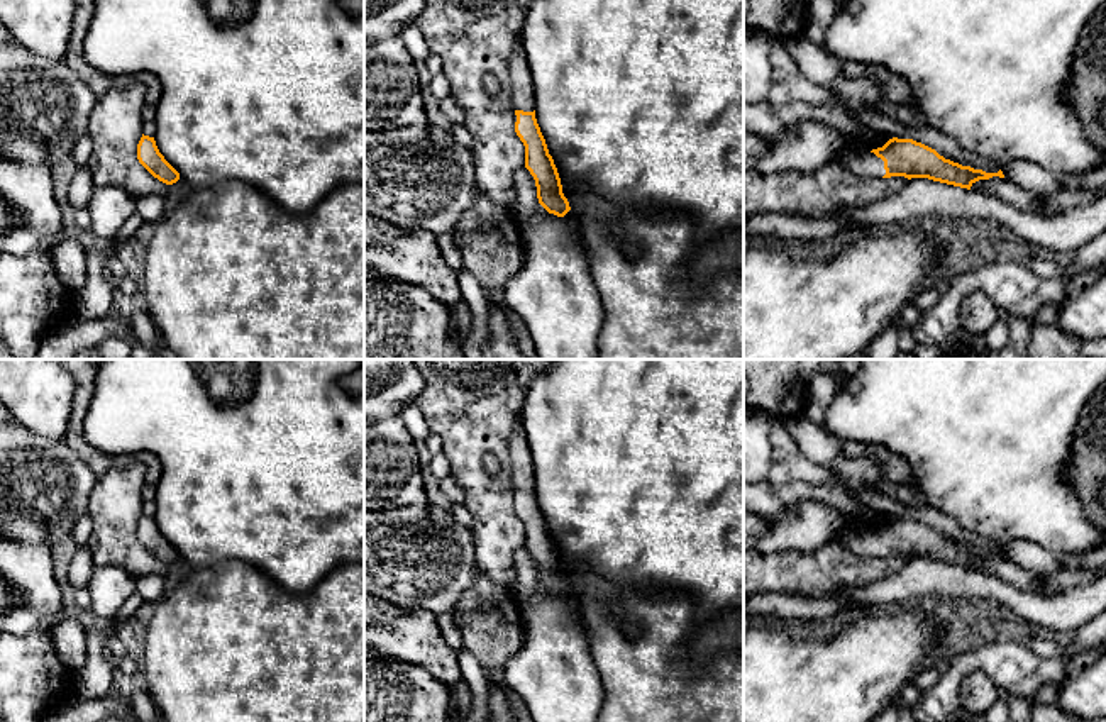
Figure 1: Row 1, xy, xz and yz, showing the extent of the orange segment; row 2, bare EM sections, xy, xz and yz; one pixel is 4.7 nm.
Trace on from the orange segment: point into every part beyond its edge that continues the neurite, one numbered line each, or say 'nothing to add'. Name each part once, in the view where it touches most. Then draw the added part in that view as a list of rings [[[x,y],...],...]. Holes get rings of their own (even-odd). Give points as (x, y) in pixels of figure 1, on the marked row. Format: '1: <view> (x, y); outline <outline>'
1: yz (864, 163); outline [[[849,149],[842,156],[840,166],[865,178],[882,178],[886,175],[884,161],[871,151]]]

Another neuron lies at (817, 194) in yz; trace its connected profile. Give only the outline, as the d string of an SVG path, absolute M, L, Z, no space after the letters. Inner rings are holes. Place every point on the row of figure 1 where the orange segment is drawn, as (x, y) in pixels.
M744 129L744 220L764 214L828 219L838 207L869 207L898 195L908 178L865 178L842 166L816 171L784 169L764 175L757 161L771 142Z

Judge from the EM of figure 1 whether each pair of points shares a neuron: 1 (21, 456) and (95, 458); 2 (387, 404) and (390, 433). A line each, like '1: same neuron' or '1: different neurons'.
1: different neurons
2: different neurons

